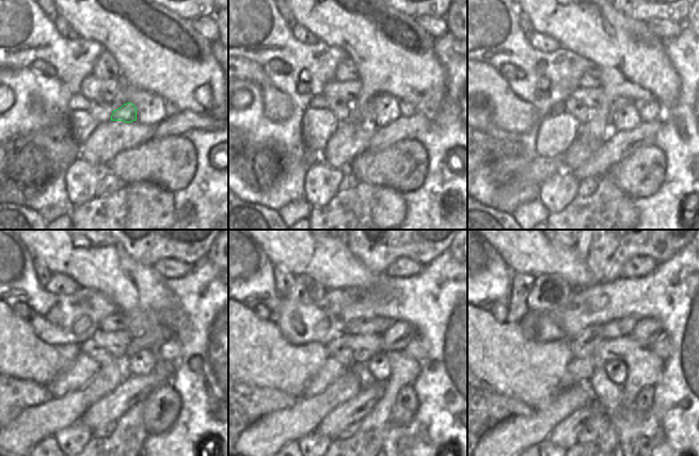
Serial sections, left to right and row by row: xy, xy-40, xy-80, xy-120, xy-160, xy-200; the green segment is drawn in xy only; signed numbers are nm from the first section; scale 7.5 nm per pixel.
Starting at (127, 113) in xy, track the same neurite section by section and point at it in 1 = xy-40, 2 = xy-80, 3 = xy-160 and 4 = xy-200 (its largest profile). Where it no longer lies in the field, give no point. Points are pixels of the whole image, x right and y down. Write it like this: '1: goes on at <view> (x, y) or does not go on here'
1: goes on at xy-40 (367, 115)
2: goes on at xy-80 (616, 105)
3: goes on at xy-160 (400, 333)
4: goes on at xy-200 (646, 331)

